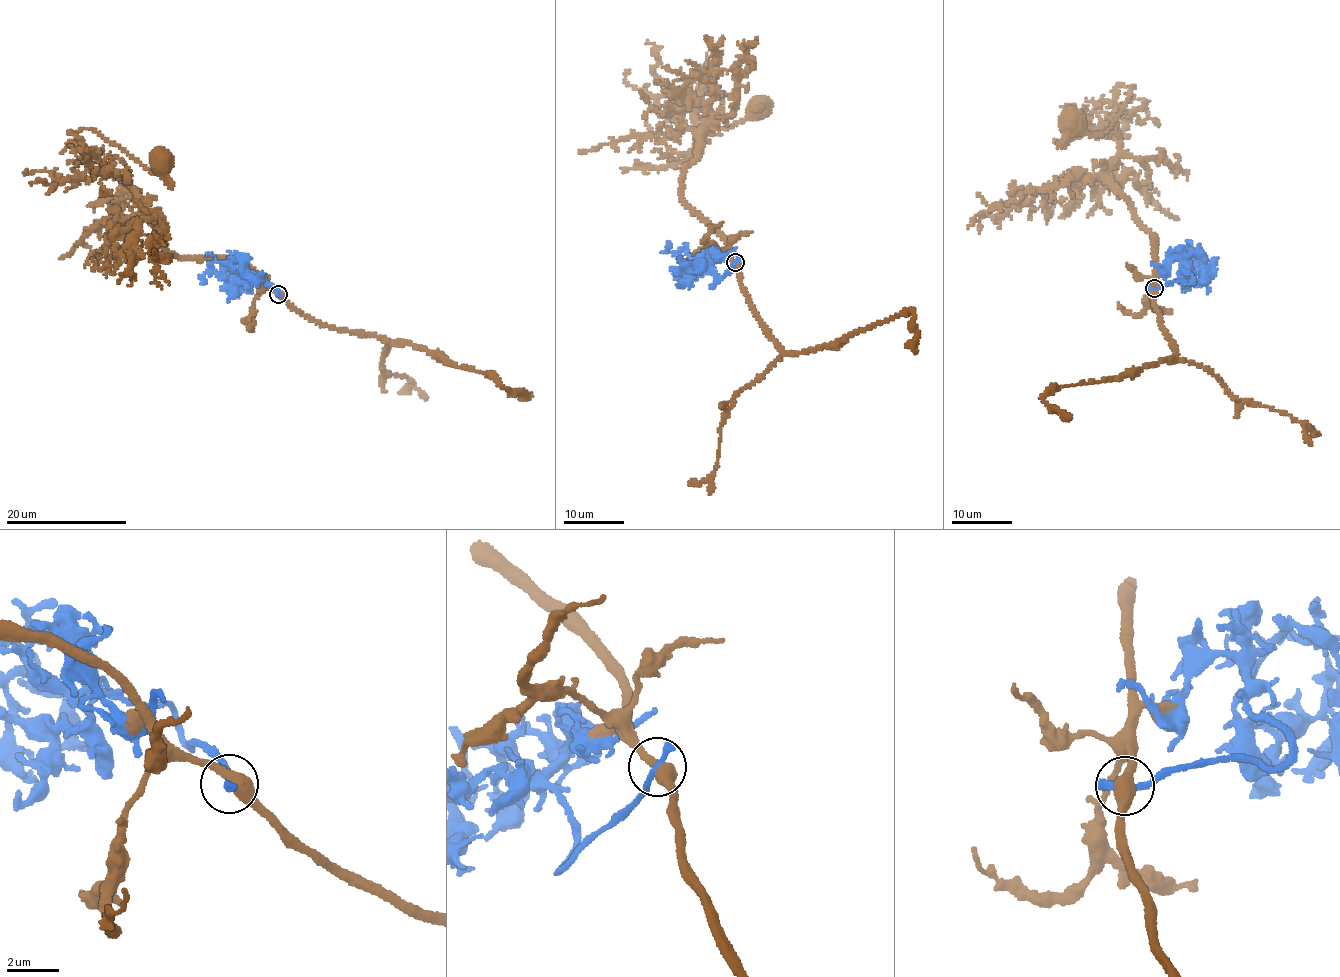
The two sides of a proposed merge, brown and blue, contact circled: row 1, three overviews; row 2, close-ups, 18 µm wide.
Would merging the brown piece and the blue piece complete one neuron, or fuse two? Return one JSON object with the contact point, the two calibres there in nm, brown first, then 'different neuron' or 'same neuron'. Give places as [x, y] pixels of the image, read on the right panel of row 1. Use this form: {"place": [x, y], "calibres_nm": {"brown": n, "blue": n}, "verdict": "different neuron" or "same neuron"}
{"place": [1154, 288], "calibres_nm": {"brown": 480, "blue": 300}, "verdict": "different neuron"}

